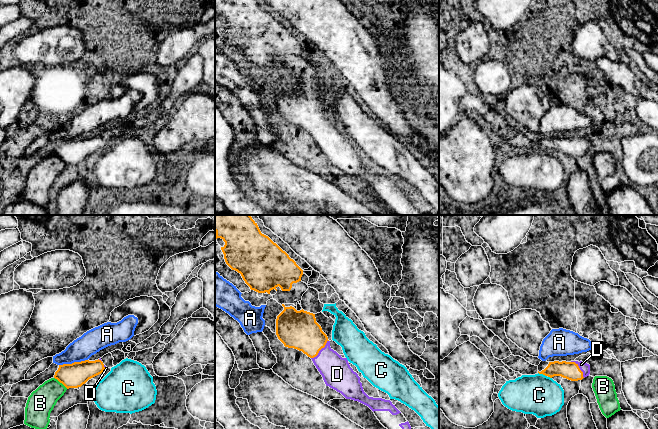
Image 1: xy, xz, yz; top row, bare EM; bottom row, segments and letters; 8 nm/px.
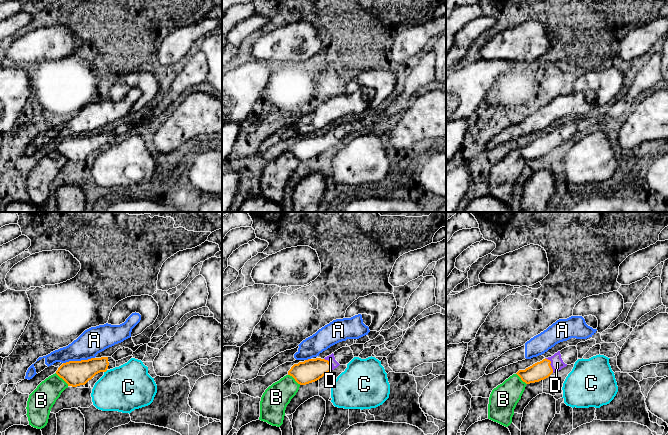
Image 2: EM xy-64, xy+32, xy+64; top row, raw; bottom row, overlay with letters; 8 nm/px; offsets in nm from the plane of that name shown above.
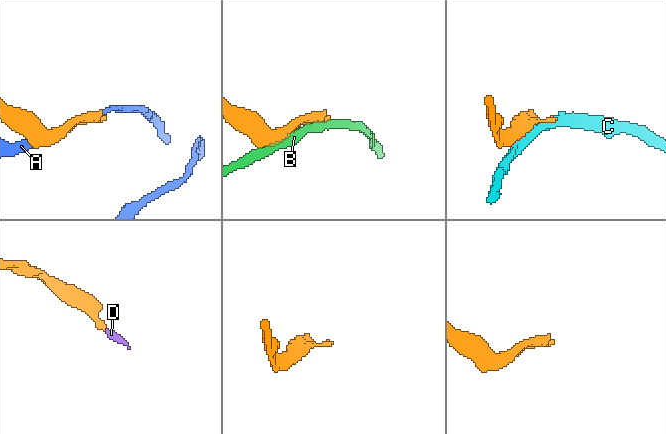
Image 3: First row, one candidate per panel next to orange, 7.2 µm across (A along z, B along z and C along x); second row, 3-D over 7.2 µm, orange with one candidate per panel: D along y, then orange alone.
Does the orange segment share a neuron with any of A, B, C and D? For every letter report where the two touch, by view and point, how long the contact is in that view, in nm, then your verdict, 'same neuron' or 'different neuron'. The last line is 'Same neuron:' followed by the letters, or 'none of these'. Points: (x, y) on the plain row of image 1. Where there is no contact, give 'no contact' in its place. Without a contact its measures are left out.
A: meets orange in xy at (74, 138); contact 240 nm long; different neuron
B: meets orange in xy at (61, 158); contact 140 nm long; different neuron
C: meets orange in yz at (542, 149); contact 80 nm long; different neuron
D: meets orange in xz at (320, 125); contact 200 nm long; same neuron
Same neuron: D

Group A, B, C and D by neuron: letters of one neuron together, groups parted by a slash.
A / B / C / D

